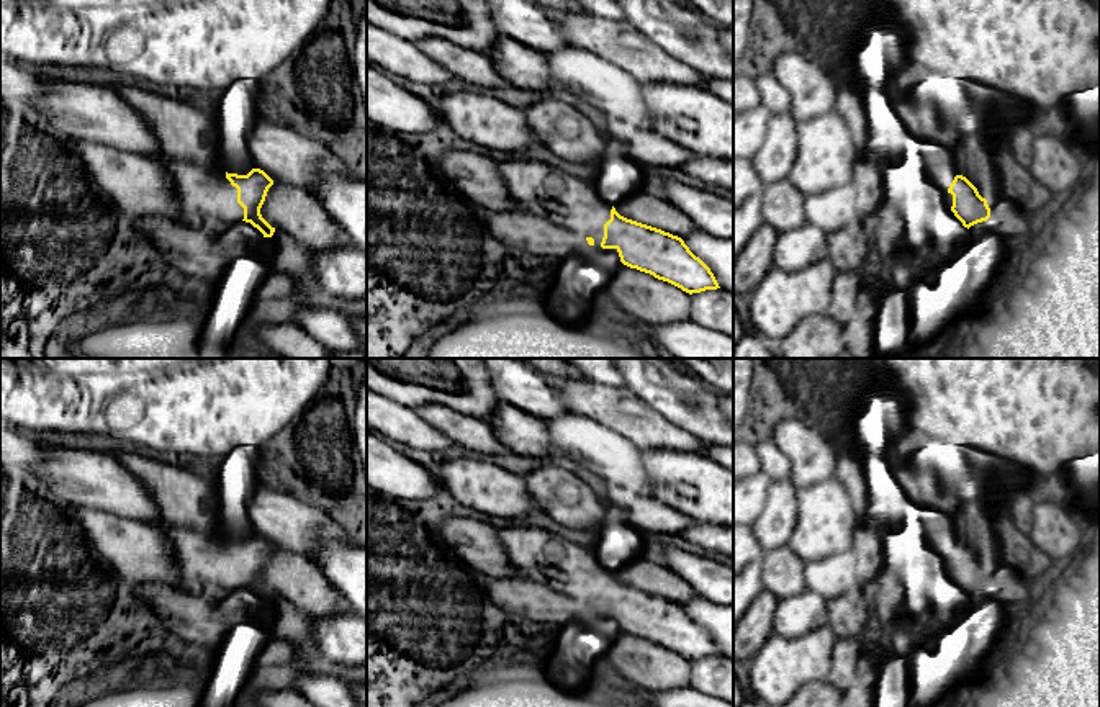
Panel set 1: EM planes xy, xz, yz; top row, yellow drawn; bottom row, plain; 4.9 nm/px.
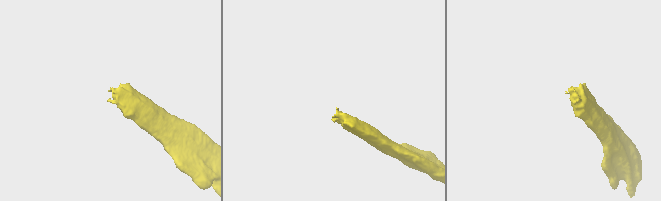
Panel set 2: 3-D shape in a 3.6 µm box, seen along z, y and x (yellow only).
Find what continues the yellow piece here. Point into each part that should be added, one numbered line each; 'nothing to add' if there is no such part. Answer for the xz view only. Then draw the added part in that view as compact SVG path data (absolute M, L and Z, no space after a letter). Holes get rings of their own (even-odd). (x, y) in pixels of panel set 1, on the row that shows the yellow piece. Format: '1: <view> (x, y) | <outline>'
1: xz (544, 190) | M514 159L498 164L499 175L524 211L547 218L601 245L612 206L604 203L593 183L545 162Z

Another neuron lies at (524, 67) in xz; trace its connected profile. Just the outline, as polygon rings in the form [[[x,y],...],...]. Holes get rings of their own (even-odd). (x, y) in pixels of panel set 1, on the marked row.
[[[503,34],[485,54],[496,64],[511,87],[524,90],[558,87],[543,52],[521,41]]]

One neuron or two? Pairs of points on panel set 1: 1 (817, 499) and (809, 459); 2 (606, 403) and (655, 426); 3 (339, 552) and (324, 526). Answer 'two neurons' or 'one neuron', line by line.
1: two neurons
2: one neuron
3: two neurons

